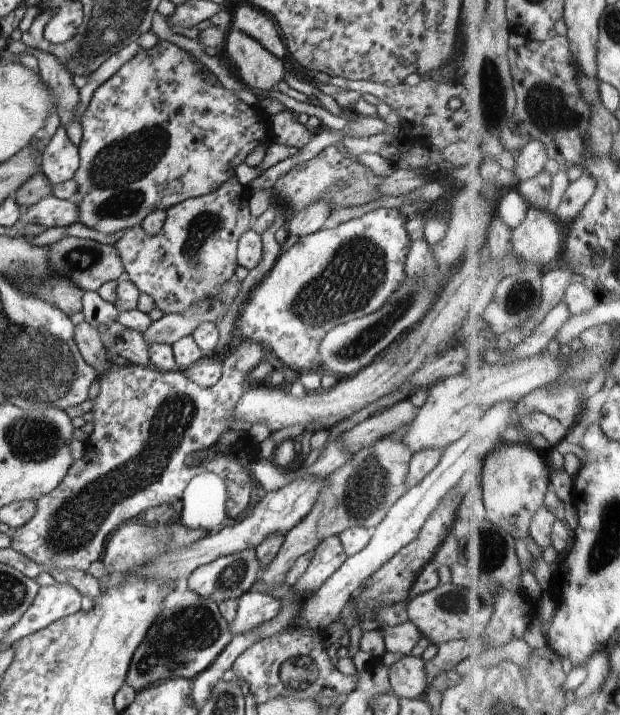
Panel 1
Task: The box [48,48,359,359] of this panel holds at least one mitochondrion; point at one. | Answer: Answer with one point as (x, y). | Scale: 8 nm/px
(115, 172)

